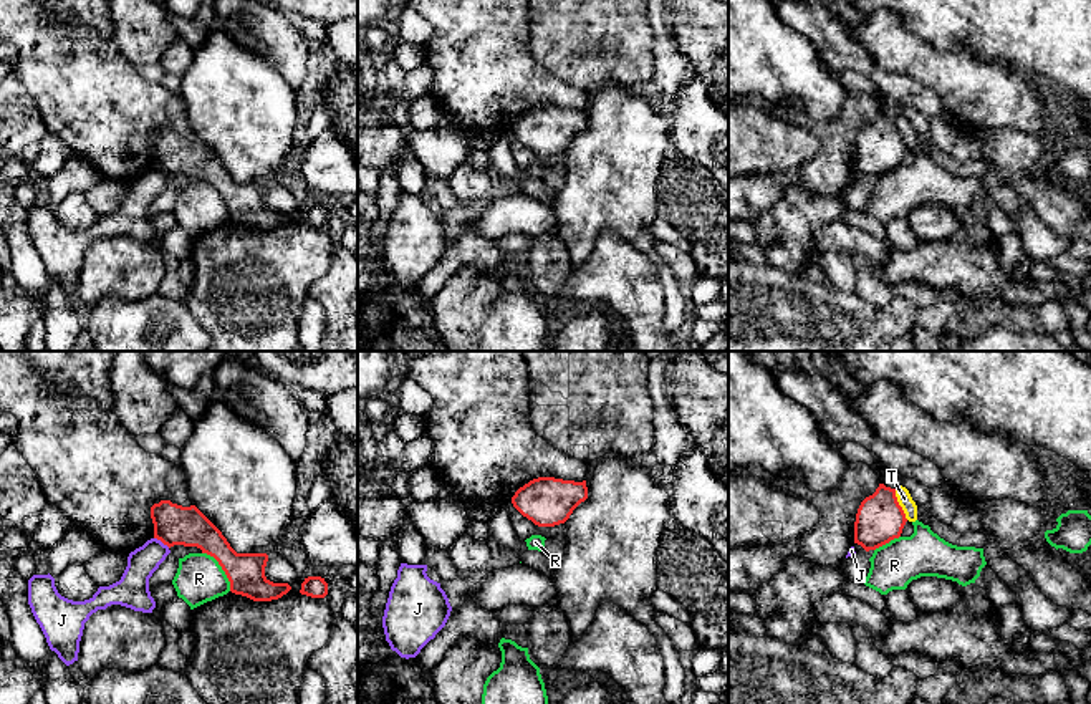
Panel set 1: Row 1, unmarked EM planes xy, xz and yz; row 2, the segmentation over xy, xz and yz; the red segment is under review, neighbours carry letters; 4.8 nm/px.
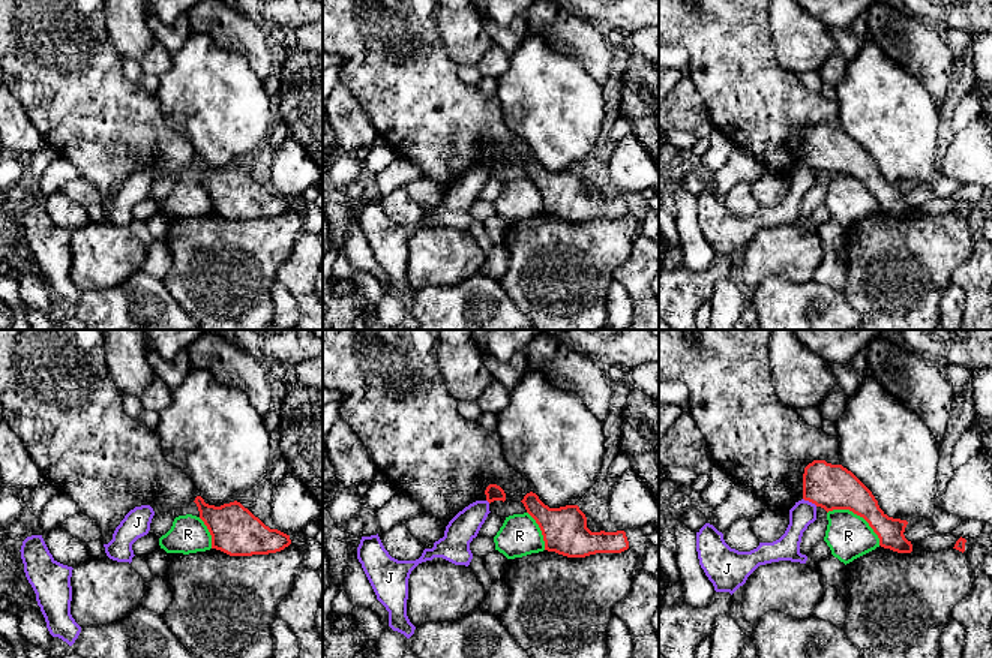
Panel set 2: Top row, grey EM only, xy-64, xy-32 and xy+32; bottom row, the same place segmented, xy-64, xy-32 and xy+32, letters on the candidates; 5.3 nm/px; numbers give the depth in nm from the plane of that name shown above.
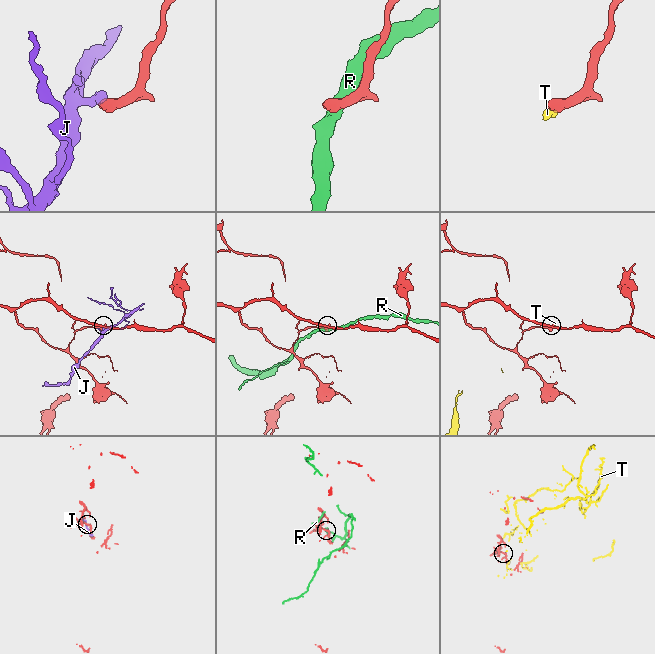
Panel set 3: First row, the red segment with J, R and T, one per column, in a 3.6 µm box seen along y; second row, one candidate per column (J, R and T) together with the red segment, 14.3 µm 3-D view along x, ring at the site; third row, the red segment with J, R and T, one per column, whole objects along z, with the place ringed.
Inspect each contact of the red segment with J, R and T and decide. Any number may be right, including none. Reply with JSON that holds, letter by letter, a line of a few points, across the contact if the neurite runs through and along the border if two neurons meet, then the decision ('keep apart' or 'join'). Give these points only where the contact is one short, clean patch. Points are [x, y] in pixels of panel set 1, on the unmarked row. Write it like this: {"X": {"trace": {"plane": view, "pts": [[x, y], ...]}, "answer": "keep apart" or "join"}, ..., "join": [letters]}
{"J": {"trace": {"plane": "xy", "pts": [[154, 166], [169, 176]]}, "answer": "keep apart"}, "R": {"answer": "keep apart"}, "T": {"trace": {"plane": "yz", "pts": [[894, 118], [896, 130], [908, 148]]}, "answer": "keep apart"}, "join": []}

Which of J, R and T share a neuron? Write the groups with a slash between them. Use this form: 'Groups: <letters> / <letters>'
Groups: J / R T

